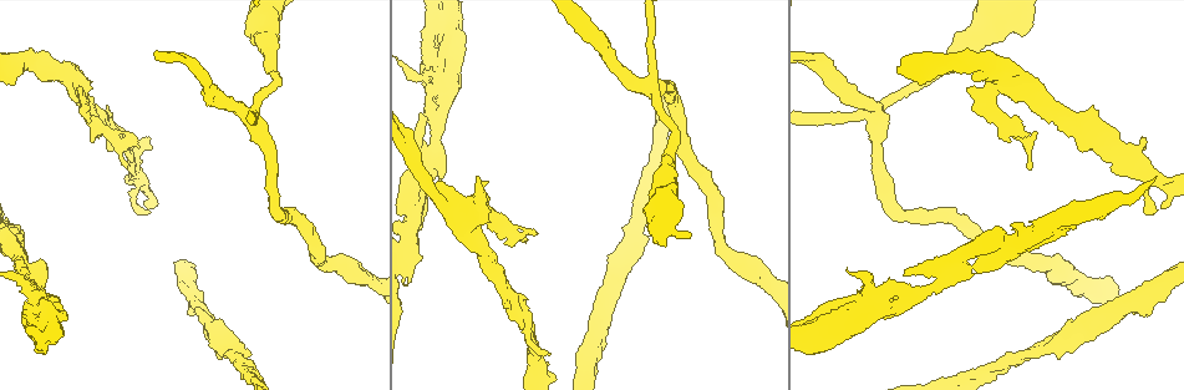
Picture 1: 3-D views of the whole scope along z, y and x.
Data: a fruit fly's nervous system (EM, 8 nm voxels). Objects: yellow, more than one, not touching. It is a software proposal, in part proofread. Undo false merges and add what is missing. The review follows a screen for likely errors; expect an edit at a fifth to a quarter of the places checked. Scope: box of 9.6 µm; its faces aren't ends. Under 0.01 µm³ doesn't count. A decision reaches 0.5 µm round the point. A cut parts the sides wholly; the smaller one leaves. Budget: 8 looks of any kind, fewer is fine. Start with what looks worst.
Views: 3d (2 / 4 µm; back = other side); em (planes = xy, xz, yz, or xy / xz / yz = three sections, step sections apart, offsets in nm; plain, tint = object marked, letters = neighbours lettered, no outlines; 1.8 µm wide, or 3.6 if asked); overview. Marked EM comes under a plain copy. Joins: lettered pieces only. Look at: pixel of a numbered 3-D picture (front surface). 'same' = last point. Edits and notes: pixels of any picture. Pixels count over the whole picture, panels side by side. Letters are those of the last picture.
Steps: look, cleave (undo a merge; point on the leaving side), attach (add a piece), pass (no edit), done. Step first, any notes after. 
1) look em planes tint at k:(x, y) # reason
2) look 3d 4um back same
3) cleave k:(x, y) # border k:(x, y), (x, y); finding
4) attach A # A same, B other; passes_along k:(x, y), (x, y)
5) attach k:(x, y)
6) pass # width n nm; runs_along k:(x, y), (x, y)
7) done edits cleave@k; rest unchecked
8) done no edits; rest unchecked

look 3d 4um at 1:(946, 280) # two arms at a narrow angle

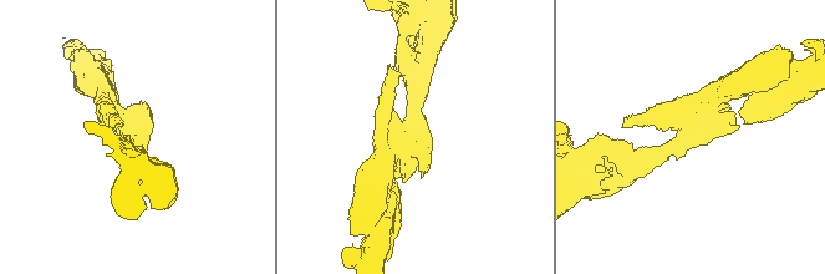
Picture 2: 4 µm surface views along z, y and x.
look em xy step 4 tint at 2:(686, 137) # arms 4

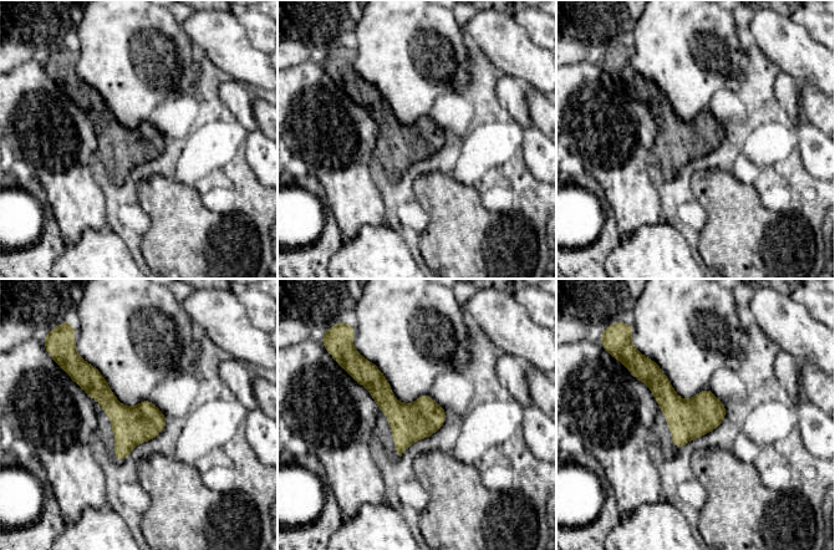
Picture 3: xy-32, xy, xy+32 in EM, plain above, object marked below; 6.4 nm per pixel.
look em planes letters same # another direction

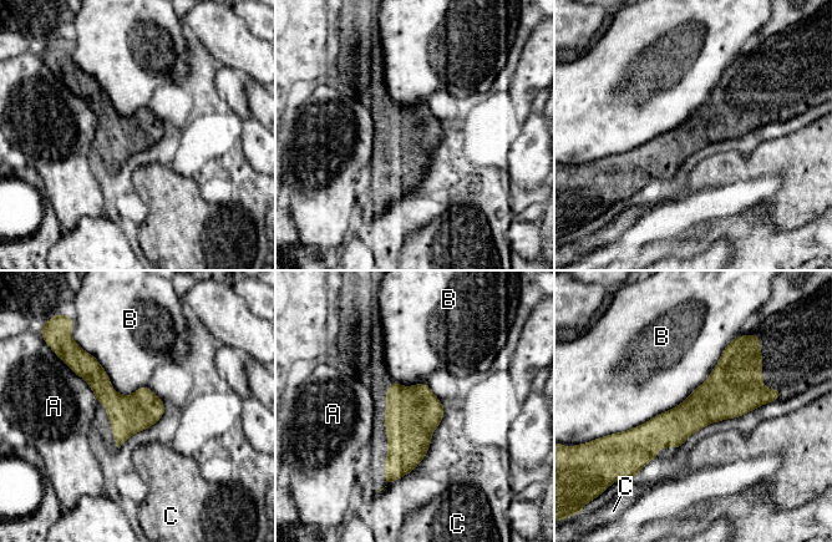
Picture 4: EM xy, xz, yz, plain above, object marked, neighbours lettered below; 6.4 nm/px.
pass # width 240 nm; longest_contact B 1050 nm; A other, B other, C other; one cell here

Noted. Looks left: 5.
look em xy step 16 tint at 1:(146, 137) # an open end

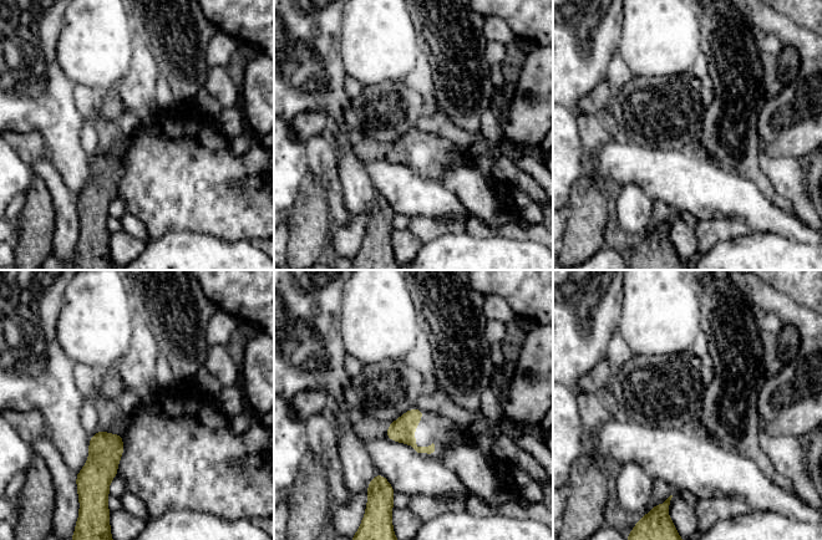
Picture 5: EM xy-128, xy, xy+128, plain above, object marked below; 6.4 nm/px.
look em yz step 8 letters same

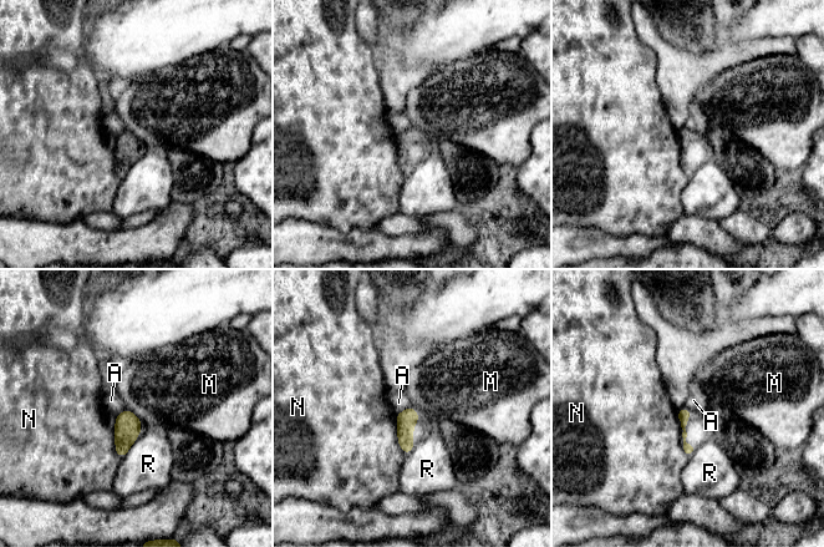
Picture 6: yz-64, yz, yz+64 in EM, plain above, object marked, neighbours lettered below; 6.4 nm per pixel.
pass # A other, M other, N other, R other; runs_along 6:(685, 410), (683, 434), (687, 450); no lettered piece goes on from it

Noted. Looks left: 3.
look em 3.6um xy step 4 tint at 1:(74, 82) # thick turns thin

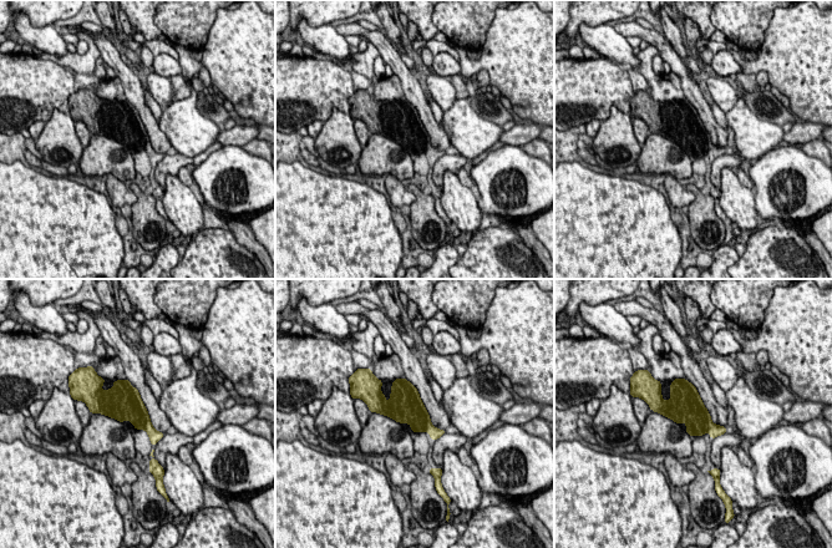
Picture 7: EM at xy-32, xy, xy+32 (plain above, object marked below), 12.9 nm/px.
look em 3.6um planes letters same # another direction

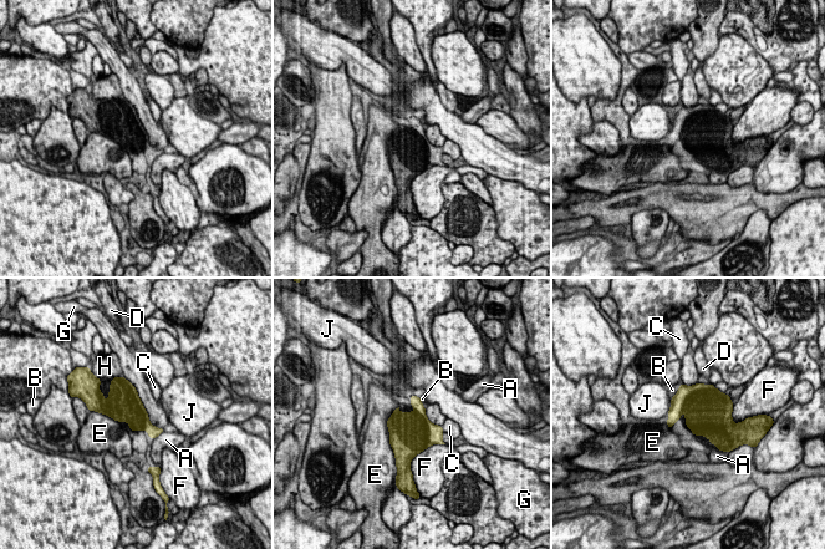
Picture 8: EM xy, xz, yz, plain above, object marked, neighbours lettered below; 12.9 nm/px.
pass # A other, B other, C other, D other, E other, F other, G other, H other, J other; border 8:(123, 376), (148, 420), (163, 428); all the same cell

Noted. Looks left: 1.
done no edits; rest unchecked

